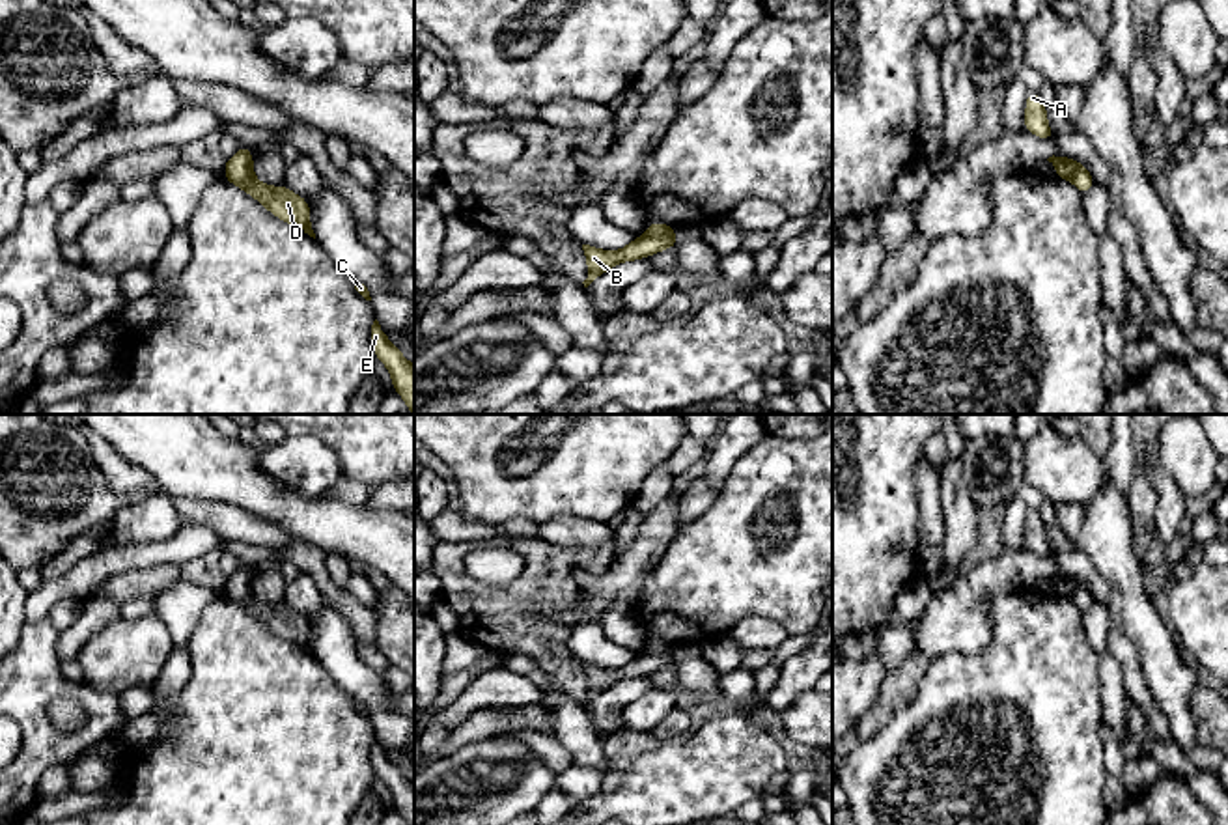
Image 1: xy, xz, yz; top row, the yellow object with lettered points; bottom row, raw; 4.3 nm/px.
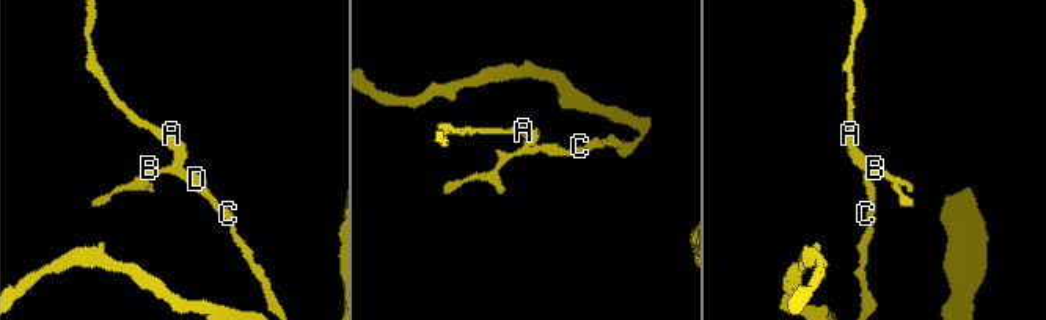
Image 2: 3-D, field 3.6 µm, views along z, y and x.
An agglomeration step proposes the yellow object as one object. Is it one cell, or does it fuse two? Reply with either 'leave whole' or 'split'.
split

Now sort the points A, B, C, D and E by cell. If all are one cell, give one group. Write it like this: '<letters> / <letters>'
A / B C D E

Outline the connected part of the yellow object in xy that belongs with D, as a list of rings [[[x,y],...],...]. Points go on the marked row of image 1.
[[[256,177],[244,179],[244,181],[231,181],[235,187],[243,189],[246,194],[256,198],[265,209],[269,209],[276,218],[302,230],[310,237],[315,239],[315,233],[312,230],[310,222],[310,203],[284,187],[271,187]]]

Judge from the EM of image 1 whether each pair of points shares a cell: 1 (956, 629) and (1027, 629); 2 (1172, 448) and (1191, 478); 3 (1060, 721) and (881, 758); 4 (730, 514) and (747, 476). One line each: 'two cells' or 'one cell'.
1: two cells
2: one cell
3: one cell
4: one cell

